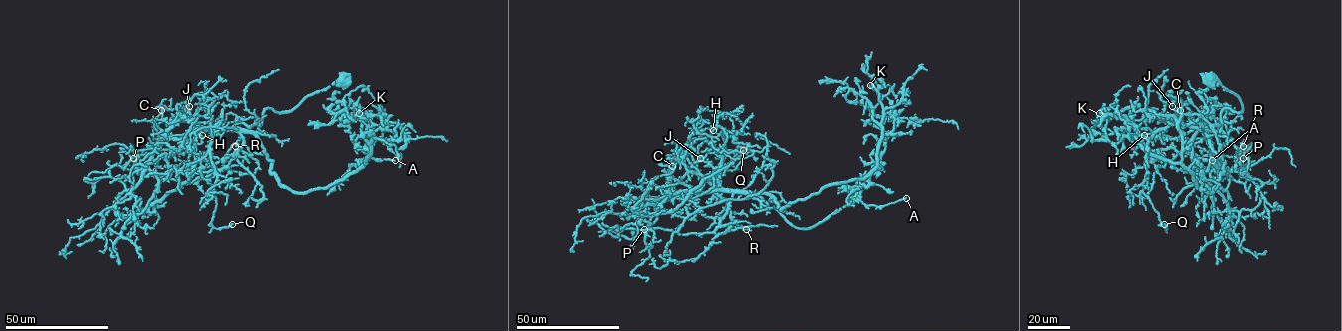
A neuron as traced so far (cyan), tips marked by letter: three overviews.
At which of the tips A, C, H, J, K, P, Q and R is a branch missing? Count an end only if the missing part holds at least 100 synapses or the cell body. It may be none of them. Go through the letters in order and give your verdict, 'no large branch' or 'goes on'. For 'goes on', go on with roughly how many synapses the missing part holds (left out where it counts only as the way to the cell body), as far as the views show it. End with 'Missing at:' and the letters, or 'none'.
A: no large branch
C: no large branch
H: no large branch
J: no large branch
K: no large branch
P: no large branch
Q: no large branch
R: no large branch
Missing at: none

